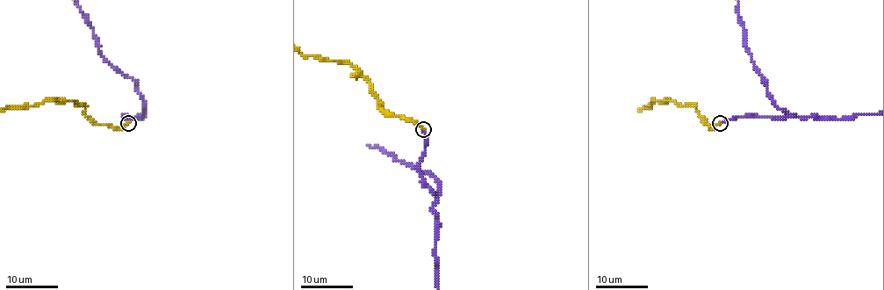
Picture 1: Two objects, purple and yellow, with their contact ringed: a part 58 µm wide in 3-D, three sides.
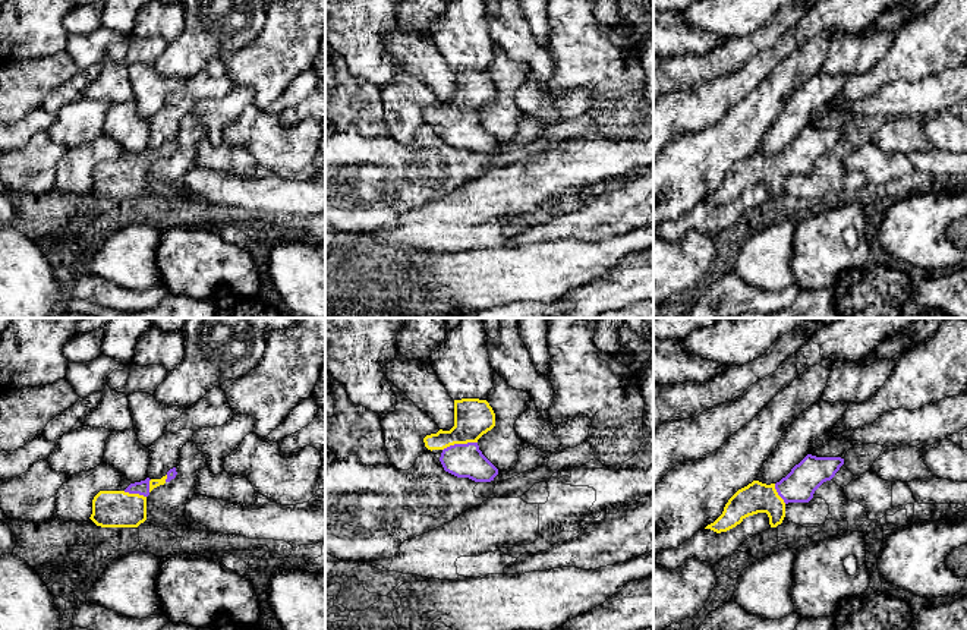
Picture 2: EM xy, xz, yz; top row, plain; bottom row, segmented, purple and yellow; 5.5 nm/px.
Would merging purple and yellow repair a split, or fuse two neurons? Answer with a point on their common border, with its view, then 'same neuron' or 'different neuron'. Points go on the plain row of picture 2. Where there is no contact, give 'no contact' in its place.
contact xz (459, 116); same neuron

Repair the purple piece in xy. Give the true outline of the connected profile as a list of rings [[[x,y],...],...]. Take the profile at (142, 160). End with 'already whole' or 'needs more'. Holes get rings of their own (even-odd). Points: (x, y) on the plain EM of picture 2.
[[[170,141],[161,151],[130,155],[125,163],[100,163],[92,171],[91,192],[101,199],[138,199],[147,192],[147,168],[177,147]]] | needs more

